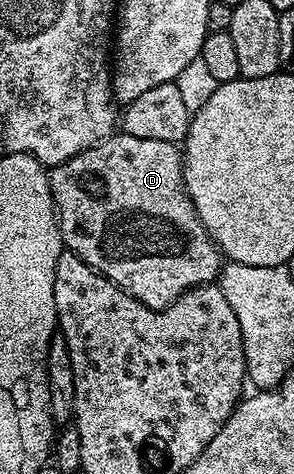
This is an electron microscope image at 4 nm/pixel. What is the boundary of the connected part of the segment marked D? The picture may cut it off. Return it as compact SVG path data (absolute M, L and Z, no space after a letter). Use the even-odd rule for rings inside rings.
M112 133L93 147L86 147L81 153L77 153L50 168L51 196L55 202L55 209L59 217L59 232L63 238L64 248L80 255L94 271L100 271L108 281L116 283L121 290L127 292L134 299L139 299L146 307L162 309L178 299L188 287L201 287L211 285L220 278L221 252L215 242L207 236L207 230L203 228L202 221L195 214L195 206L187 195L187 188L183 186L183 162L178 146L169 141L149 141L141 137Z

